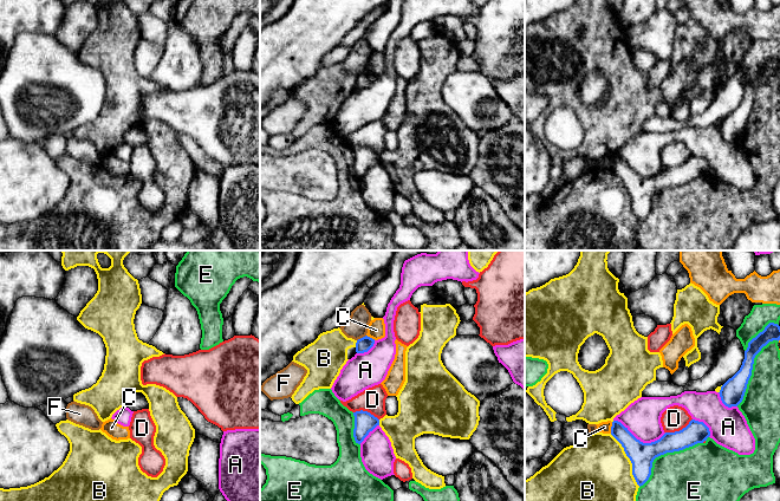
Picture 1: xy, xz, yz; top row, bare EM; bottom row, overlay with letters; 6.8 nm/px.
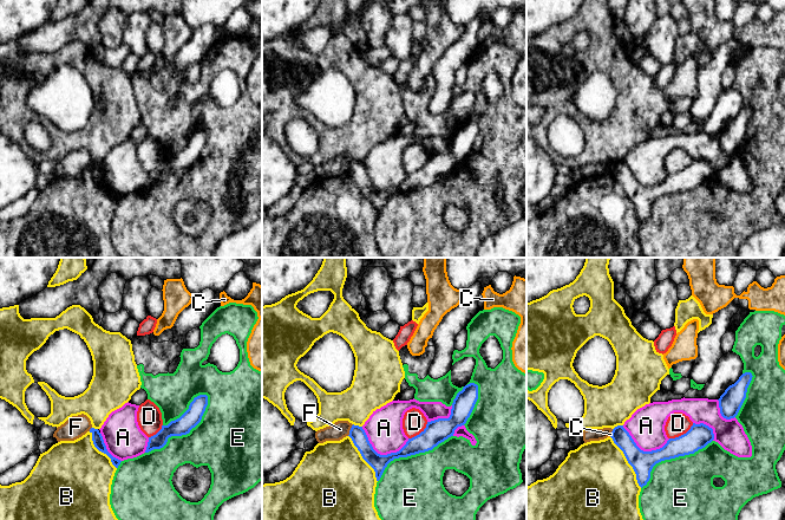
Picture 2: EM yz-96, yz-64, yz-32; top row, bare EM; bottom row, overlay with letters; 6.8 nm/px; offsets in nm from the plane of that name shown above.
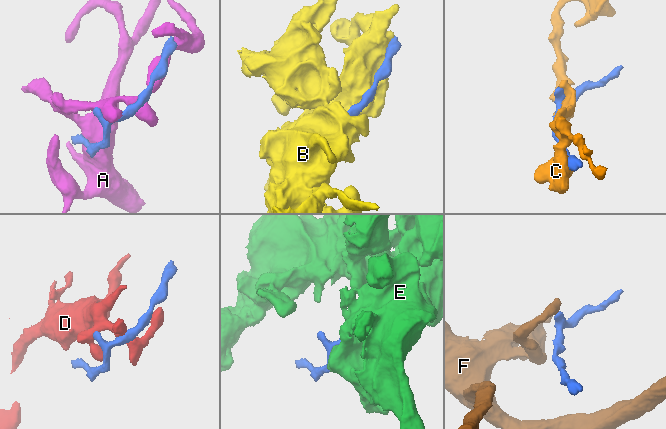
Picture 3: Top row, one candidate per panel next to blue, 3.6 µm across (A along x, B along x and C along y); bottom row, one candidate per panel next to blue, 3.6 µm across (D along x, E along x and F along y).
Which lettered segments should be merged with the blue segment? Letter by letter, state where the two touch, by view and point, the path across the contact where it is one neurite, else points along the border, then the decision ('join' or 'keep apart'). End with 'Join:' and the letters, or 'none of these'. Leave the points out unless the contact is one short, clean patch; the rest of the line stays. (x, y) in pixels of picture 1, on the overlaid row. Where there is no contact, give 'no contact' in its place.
A: yz (638, 440) | keep apart
B: yz (630, 460) | keep apart
C: yz (611, 428) | keep apart
D: yz (680, 430) | along yz (691, 418), (681, 429), (665, 433) | keep apart
E: yz (664, 453) | keep apart
F: xz (361, 338) | along xz (365, 334), (357, 340) | keep apart
Join: none of these

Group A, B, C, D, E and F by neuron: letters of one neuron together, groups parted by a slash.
A / B / C / D / E / F

